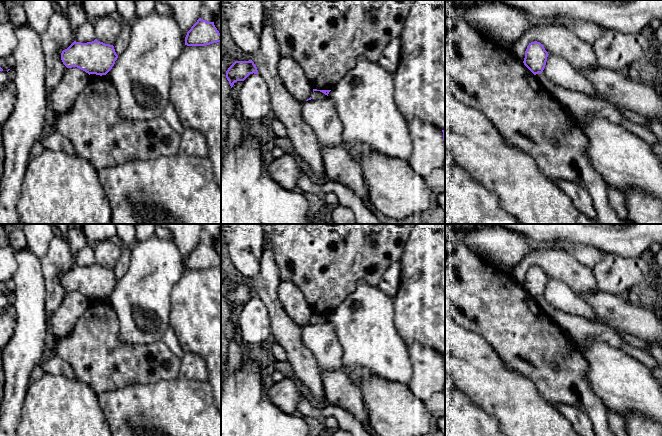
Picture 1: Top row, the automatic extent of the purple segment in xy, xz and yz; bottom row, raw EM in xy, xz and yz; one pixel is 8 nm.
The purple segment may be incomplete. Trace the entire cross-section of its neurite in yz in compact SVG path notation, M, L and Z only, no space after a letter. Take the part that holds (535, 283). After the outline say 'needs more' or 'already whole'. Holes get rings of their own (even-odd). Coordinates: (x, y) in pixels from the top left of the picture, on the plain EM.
M534 265L527 270L523 287L536 299L543 296L548 279L544 270L540 266Z | already whole

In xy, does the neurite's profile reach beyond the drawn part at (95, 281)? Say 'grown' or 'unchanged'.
unchanged

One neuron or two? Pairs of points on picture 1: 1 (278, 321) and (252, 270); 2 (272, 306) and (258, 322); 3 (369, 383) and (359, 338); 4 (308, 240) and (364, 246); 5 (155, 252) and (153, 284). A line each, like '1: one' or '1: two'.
1: two
2: two
3: two
4: one
5: one

